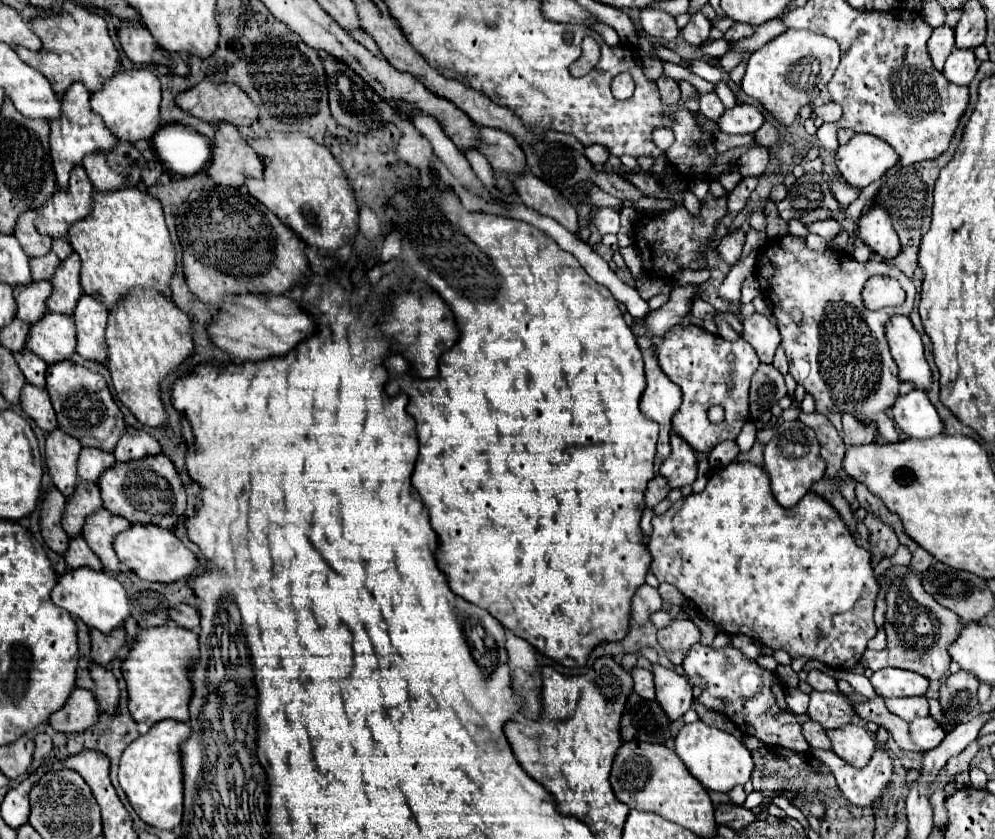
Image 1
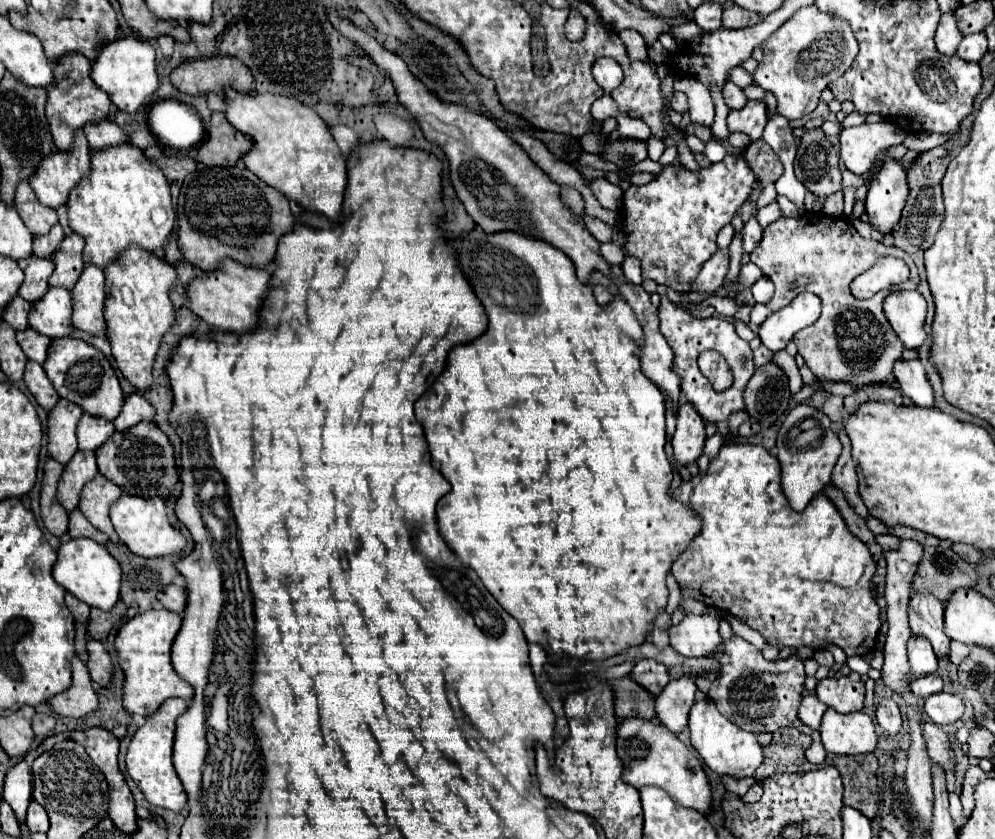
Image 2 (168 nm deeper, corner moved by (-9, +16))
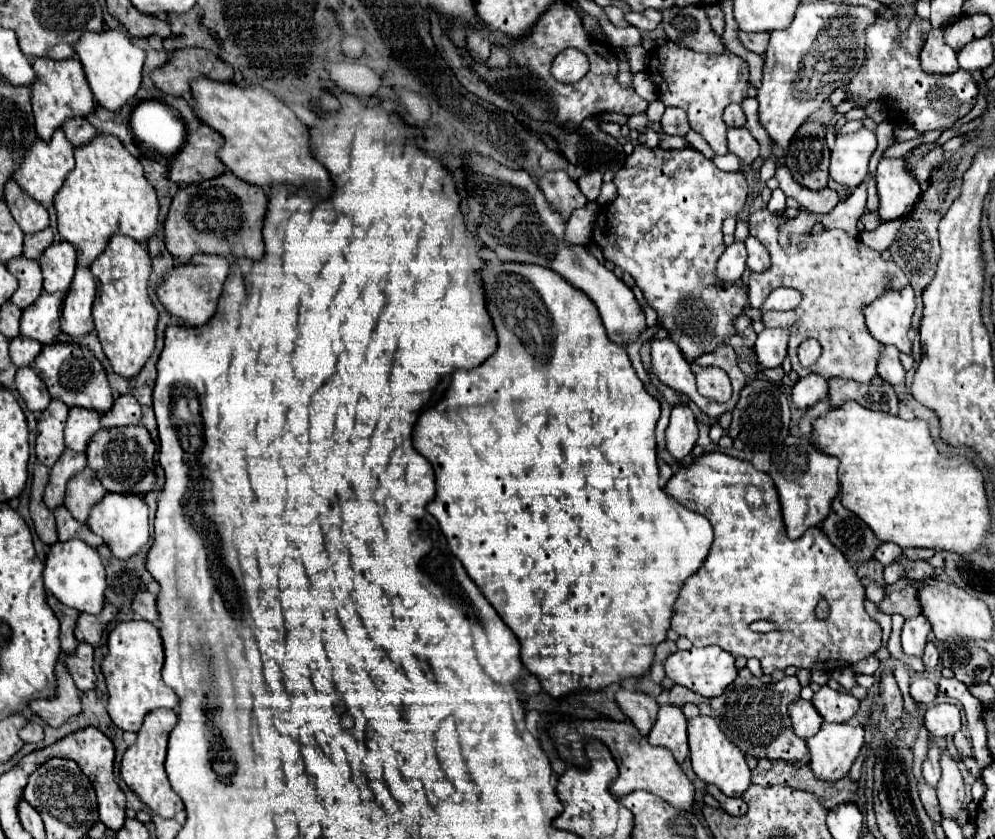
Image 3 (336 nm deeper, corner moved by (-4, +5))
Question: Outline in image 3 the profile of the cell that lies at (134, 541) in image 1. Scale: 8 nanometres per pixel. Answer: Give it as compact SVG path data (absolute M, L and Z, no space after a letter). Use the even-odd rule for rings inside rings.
M106 493L100 503L96 503L90 509L88 523L86 523L96 535L104 539L104 543L110 547L110 551L118 559L130 559L134 557L150 539L150 521L148 521L148 507L138 495L114 495Z

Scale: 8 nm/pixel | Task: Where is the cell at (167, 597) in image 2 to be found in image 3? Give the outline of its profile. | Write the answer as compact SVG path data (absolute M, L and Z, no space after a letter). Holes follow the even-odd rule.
M140 591L140 593L134 597L132 609L134 609L134 613L136 613L140 619L144 619L144 621L148 621L148 623L152 623L152 625L158 627L158 611L156 611L156 595L154 595L154 593L150 593L150 591Z

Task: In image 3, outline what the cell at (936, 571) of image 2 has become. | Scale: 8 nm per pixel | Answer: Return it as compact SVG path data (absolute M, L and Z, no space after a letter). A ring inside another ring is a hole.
M896 581L892 585L886 585L884 599L882 599L882 613L886 615L902 615L904 619L910 619L914 615L920 615L920 603L918 603L918 581Z

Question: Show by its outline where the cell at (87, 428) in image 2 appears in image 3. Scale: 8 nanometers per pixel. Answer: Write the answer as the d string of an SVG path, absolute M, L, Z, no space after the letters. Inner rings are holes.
M72 407L64 429L66 447L84 453L90 437L98 429L100 429L100 415L96 411L86 411L84 407Z

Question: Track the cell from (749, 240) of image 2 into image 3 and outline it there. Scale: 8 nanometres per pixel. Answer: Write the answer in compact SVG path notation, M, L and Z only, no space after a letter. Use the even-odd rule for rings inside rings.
M748 237L746 249L748 249L748 267L754 273L762 273L762 271L770 269L770 255L768 255L766 247L762 247L762 243L758 243L758 239Z

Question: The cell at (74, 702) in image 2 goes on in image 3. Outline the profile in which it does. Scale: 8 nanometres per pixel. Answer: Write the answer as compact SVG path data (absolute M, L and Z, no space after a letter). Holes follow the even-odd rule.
M62 661L56 663L54 675L56 675L56 693L54 693L54 697L34 699L34 701L30 701L30 707L50 727L60 727L70 717L78 715L82 705L80 705L78 687L74 685L74 681L72 681L72 677L70 677L70 673L68 673L68 669L64 667Z

